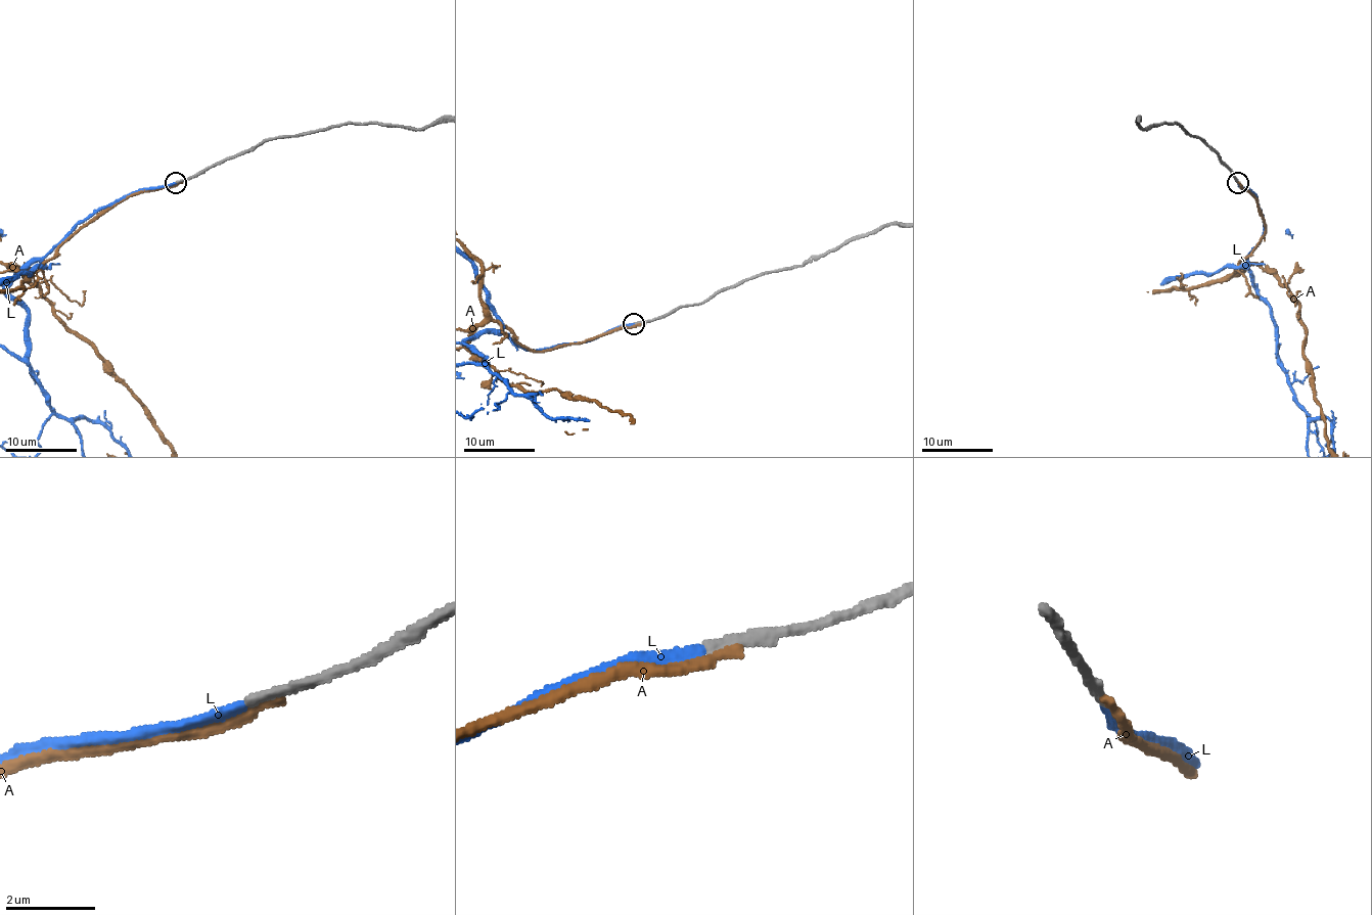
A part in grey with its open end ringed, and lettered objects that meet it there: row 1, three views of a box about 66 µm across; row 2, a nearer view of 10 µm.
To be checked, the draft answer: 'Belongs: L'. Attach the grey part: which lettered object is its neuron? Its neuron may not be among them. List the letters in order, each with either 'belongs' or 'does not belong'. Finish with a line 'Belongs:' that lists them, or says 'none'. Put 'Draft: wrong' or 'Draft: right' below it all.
A: does not belong
L: belongs
Belongs: L
Draft: right

